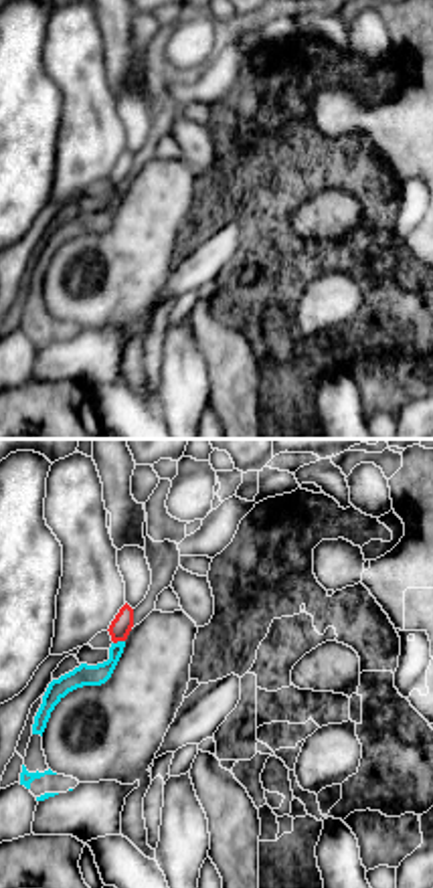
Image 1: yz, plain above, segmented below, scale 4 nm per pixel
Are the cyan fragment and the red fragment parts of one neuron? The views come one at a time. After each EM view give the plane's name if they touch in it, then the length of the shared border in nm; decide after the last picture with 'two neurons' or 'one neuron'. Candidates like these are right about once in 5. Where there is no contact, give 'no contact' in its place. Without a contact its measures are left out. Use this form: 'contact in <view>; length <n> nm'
contact in yz; length 50 nm

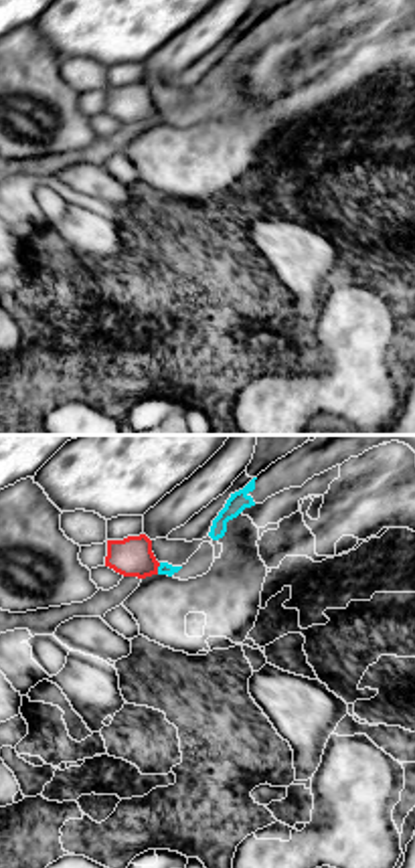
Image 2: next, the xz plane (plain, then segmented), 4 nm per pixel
contact in xz; length 50 nm

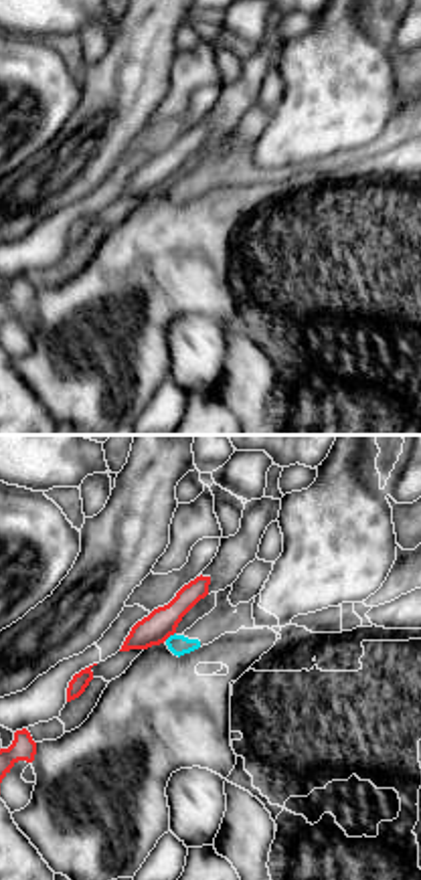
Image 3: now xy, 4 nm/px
contact in xy; length 60 nm

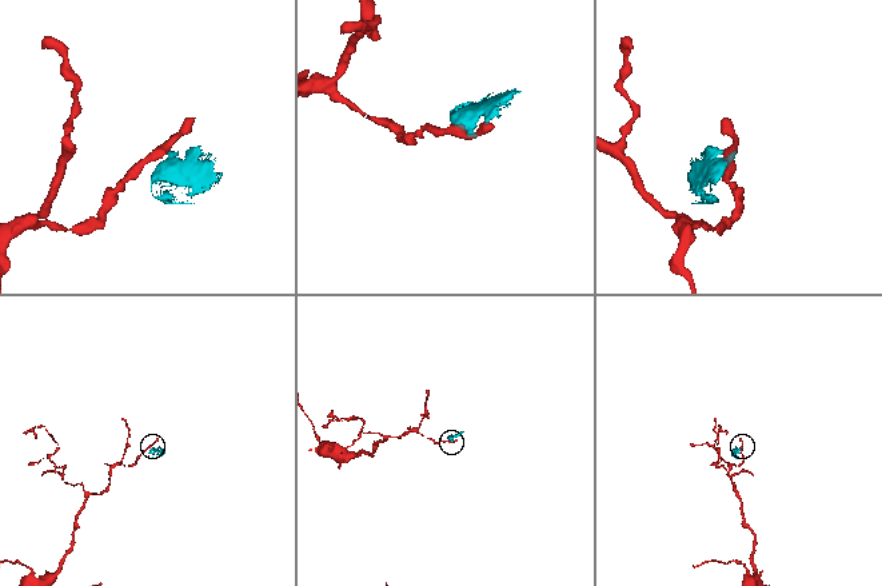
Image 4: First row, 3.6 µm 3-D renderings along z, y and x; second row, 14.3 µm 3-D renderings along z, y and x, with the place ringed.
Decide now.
two neurons

